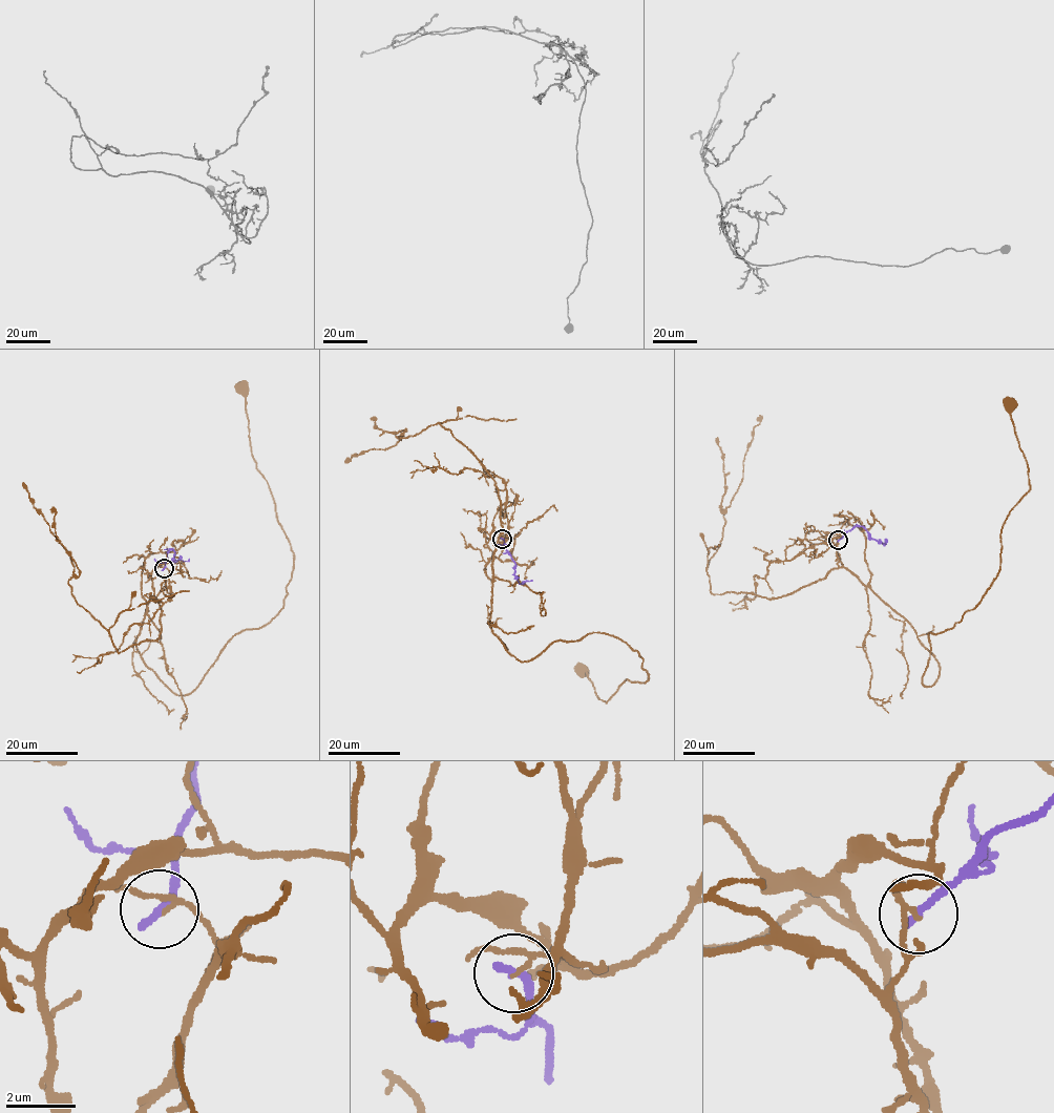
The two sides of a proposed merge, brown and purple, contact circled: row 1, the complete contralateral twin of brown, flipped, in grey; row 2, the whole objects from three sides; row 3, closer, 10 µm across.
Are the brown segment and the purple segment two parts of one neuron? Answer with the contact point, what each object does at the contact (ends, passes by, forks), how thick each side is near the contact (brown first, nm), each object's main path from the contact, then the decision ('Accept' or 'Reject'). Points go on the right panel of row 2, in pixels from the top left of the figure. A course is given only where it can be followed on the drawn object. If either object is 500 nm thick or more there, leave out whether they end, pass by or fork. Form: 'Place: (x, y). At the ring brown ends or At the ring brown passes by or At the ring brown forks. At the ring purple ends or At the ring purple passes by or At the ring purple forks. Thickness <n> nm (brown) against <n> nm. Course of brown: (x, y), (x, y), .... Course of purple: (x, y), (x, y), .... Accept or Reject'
Place: (838, 540). At the ring brown passes by. At the ring purple ends. Thickness 100 nm (brown) against 280 nm. Course of brown: (839, 540), (838, 566), (939, 663), (932, 686), (929, 633), (975, 607), (1030, 489), (1010, 405). Course of purple: (839, 540), (857, 526), (884, 543). Reject

